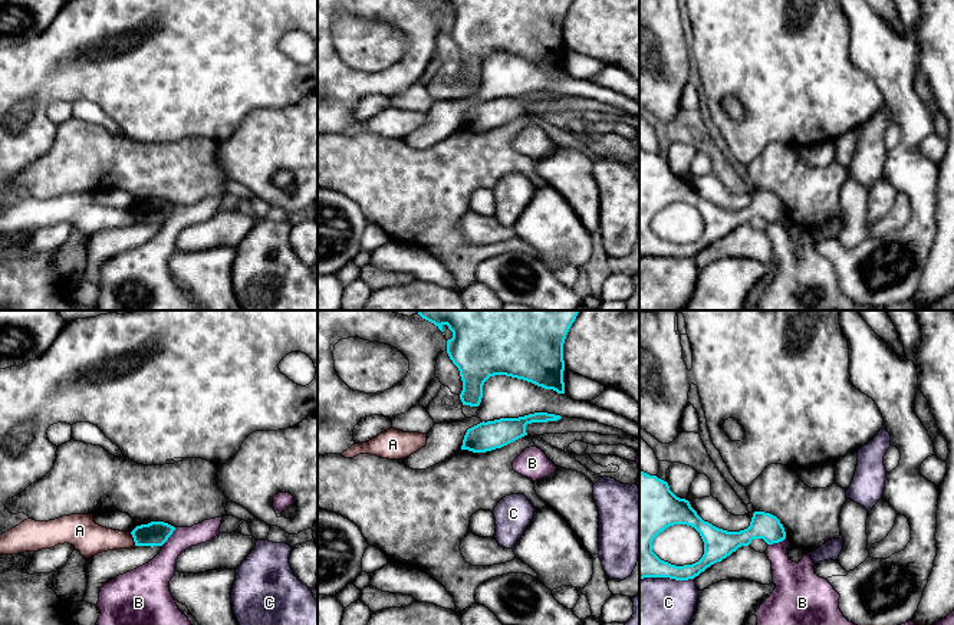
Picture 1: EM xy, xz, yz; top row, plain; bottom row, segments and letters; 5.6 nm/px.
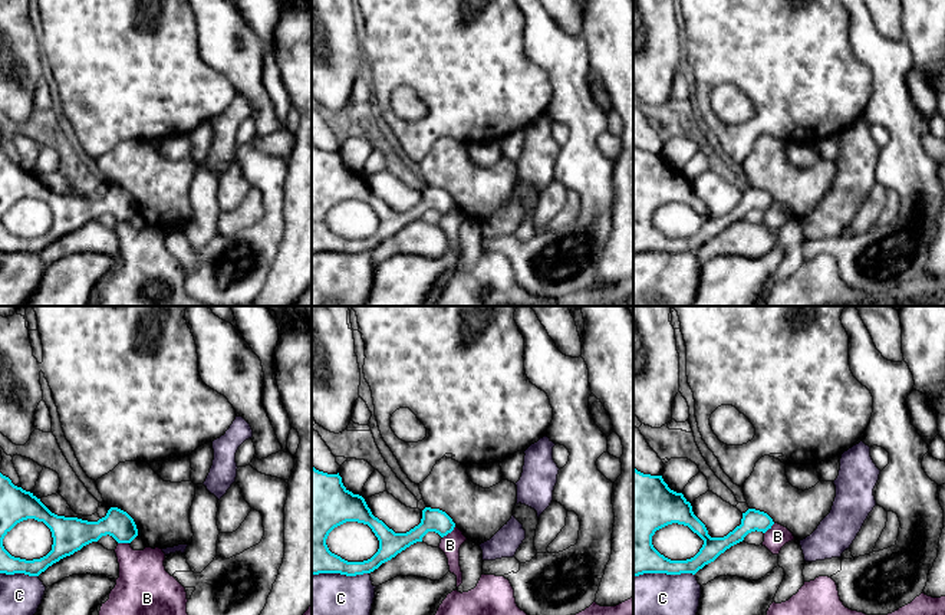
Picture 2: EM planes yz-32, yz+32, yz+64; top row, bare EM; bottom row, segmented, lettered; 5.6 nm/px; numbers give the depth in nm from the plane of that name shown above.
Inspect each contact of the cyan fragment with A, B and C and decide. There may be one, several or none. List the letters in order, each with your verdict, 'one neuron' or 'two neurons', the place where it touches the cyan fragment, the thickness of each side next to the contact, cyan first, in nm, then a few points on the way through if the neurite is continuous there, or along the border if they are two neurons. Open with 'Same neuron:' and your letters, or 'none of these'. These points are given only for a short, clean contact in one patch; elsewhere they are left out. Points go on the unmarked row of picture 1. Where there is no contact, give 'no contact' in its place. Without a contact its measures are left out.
Same neuron: none of these
A: two neurons | xy (134, 217) | 140/180 nm | along xy (130, 210), (135, 223)
B: two neurons | xy (170, 213) | 140/180 nm | along xy (176, 206), (161, 223)
C: two neurons | yz (665, 255) | 180/440 nm

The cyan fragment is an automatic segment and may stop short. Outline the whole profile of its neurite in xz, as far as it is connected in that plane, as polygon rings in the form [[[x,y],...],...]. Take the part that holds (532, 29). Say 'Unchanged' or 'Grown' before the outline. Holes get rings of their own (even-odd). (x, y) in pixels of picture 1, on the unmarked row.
Unchanged. [[[431,0],[441,10],[447,3],[453,16],[447,32],[458,46],[463,59],[463,83],[478,85],[484,60],[494,53],[506,53],[532,60],[545,68],[565,72],[563,22],[573,0]]]

